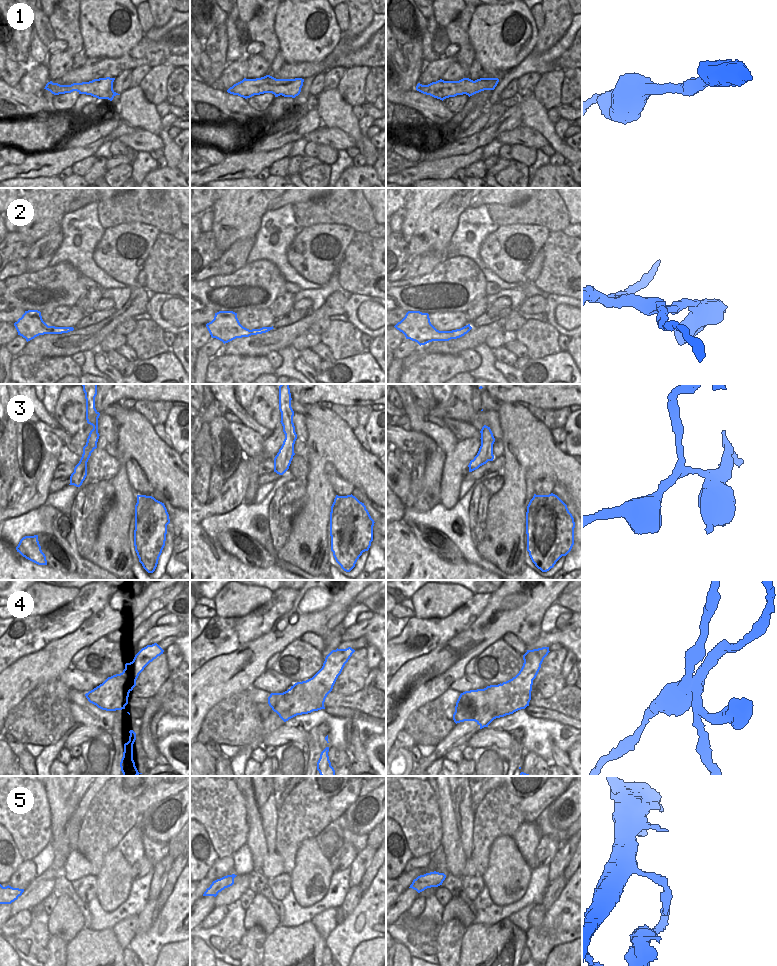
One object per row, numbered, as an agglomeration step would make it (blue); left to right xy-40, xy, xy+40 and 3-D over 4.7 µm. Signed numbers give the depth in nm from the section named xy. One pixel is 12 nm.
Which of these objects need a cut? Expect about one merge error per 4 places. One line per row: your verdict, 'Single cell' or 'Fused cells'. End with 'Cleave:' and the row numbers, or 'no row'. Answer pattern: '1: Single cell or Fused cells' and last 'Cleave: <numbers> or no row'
1: Single cell
2: Single cell
3: Single cell
4: Fused cells
5: Fused cells
Cleave: 4, 5.

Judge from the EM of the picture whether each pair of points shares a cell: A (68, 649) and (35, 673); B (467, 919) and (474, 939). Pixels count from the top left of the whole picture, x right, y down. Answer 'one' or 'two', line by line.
A: one
B: two

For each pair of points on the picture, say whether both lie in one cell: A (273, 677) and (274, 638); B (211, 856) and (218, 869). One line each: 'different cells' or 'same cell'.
A: different cells
B: different cells

